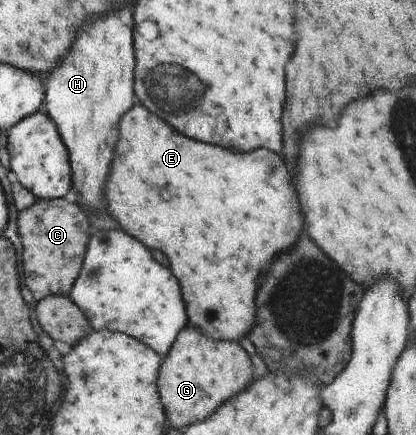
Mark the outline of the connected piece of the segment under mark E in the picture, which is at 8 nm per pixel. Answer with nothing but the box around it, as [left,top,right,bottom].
[108,102,304,341]

